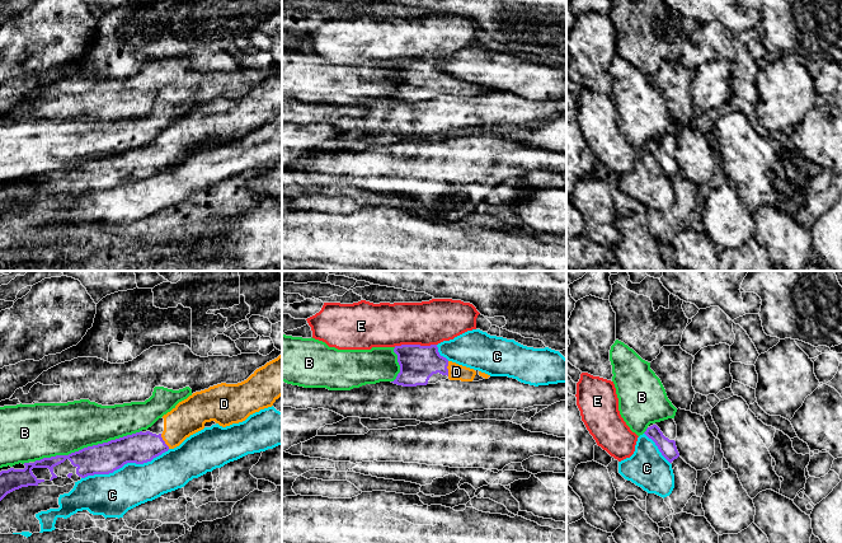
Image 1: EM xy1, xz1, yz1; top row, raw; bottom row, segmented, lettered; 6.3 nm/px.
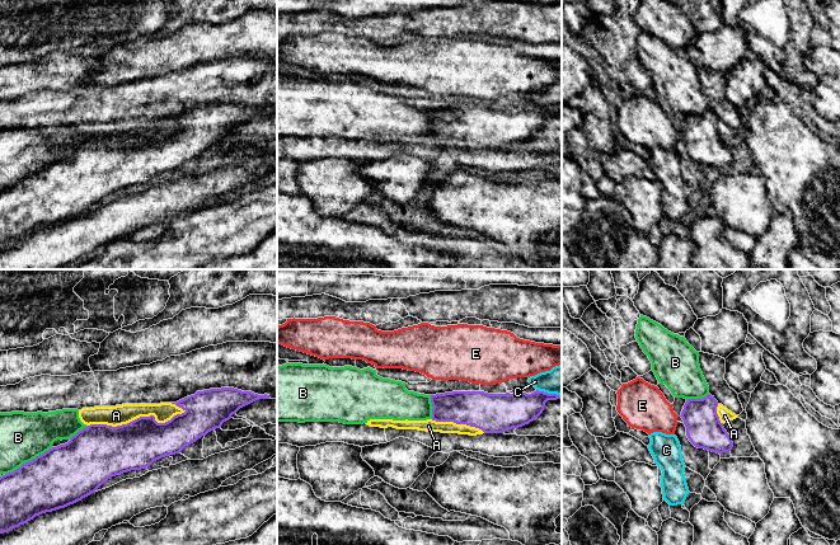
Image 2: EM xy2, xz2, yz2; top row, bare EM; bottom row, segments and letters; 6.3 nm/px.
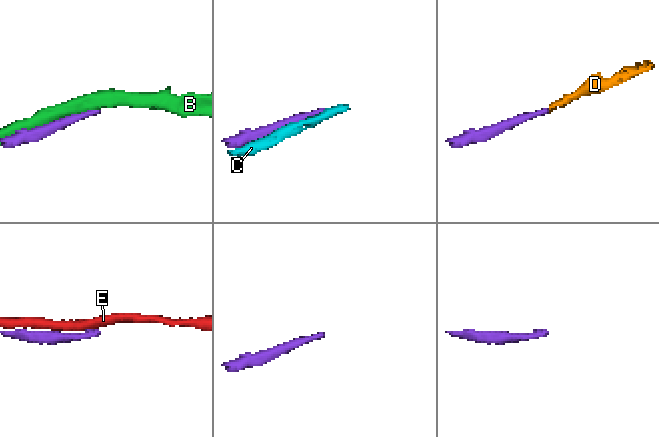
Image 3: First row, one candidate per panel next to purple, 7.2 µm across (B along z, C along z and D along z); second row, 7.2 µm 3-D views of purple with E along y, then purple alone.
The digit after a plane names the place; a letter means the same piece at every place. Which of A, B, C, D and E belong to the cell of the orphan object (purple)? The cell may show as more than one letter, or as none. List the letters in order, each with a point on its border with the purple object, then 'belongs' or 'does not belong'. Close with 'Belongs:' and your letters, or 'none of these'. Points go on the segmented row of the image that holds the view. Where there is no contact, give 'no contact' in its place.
A: xy2 (137, 418) | does not belong
B: xy1 (88, 446) | does not belong
C: xy1 (125, 463) | does not belong
D: xy1 (164, 441) | belongs
E: xz1 (414, 345) | does not belong
Belongs: D

